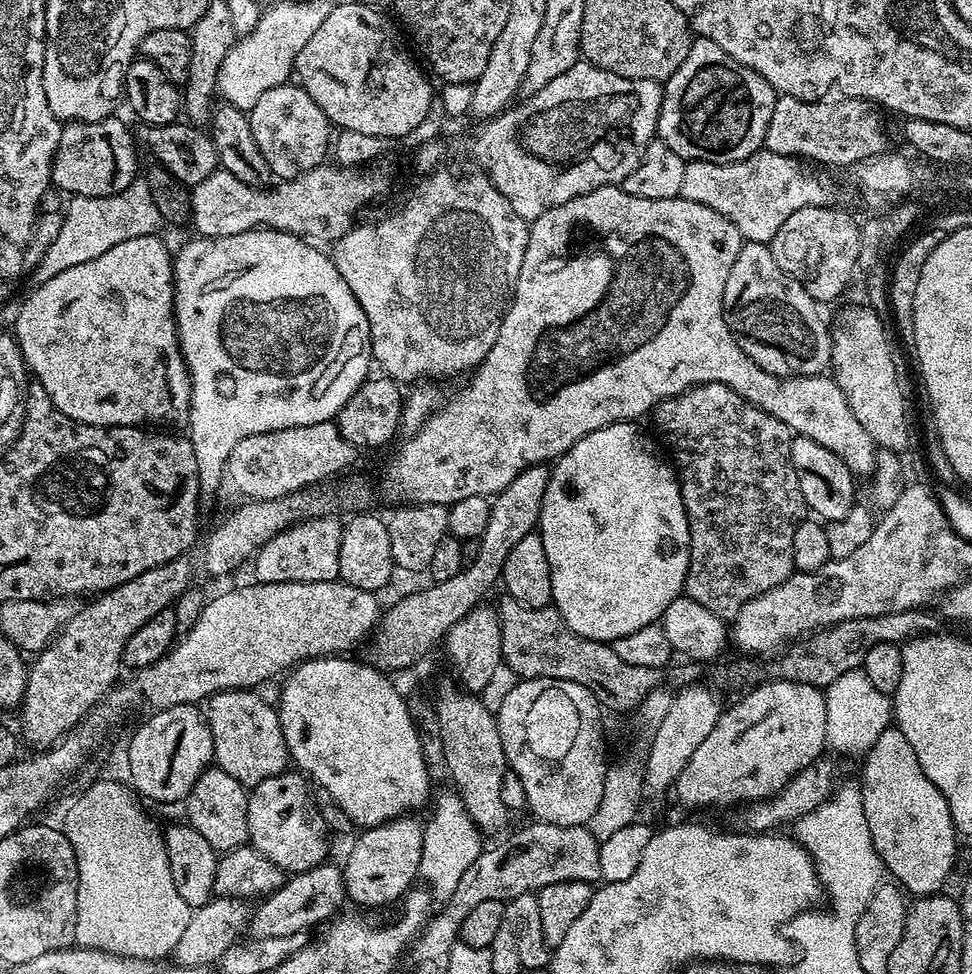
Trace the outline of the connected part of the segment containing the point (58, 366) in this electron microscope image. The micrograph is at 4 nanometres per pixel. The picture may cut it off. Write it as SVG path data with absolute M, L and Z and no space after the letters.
M159 235L126 238L126 242L118 242L118 246L110 246L106 254L98 254L90 262L82 262L82 266L70 266L70 270L62 270L62 274L54 274L54 278L39 281L36 289L28 296L28 301L20 308L16 316L14 335L24 355L25 365L34 377L35 383L42 385L46 394L50 394L50 402L62 414L83 424L93 424L99 428L134 428L137 426L168 426L187 421L192 397L192 379L188 376L188 361L180 353L180 339L176 333L176 287L172 277L173 253L168 253L166 245L160 241Z

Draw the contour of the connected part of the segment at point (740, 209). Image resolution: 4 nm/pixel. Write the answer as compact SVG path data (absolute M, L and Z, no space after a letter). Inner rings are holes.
M767 150L755 152L750 158L733 164L689 160L682 170L680 196L710 206L710 210L722 214L722 218L734 222L745 241L771 245L774 234L778 234L778 226L782 226L794 210L833 203L831 182L803 166L808 167L797 157Z

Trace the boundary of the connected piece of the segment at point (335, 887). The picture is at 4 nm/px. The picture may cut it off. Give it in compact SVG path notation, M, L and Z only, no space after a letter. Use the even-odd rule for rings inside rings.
M325 862L305 872L289 875L287 879L285 879L284 885L282 885L279 890L263 897L263 900L259 904L261 905L257 910L255 908L250 920L251 939L286 938L290 934L298 934L299 932L307 933L309 931L308 928L314 927L315 924L322 923L321 925L323 925L325 922L331 921L333 917L339 913L336 911L338 911L343 904L346 904L343 871L341 871L337 865L335 868L332 862Z

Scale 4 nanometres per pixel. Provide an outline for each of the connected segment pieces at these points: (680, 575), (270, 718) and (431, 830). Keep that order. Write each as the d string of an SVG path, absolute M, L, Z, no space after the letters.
M625 422L611 424L602 430L586 434L586 438L579 440L572 449L551 465L548 473L548 489L542 498L538 531L542 538L542 546L546 546L546 558L550 558L552 604L560 612L566 626L570 626L570 630L574 630L574 634L582 638L611 642L626 634L634 634L634 630L642 630L642 626L657 623L663 617L666 606L670 606L670 602L674 602L674 598L678 598L684 592L684 579L690 562L690 526L684 509L684 499L680 493L678 473L666 459L665 453L660 453L656 449L655 442L642 429L636 427L640 426Z
M231 688L215 692L206 701L215 767L226 770L230 778L238 778L238 782L249 790L258 786L258 782L266 782L266 778L282 774L290 764L279 711L273 705L271 708L258 693L256 690Z
M455 791L440 795L430 820L426 820L423 830L422 859L419 862L421 881L440 902L450 899L462 878L463 871L480 856L484 850L482 834L469 816L469 812Z

